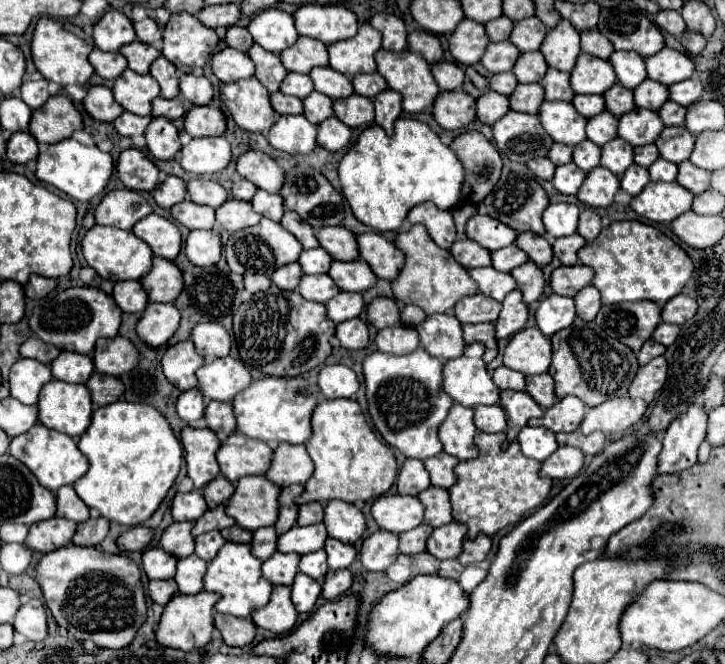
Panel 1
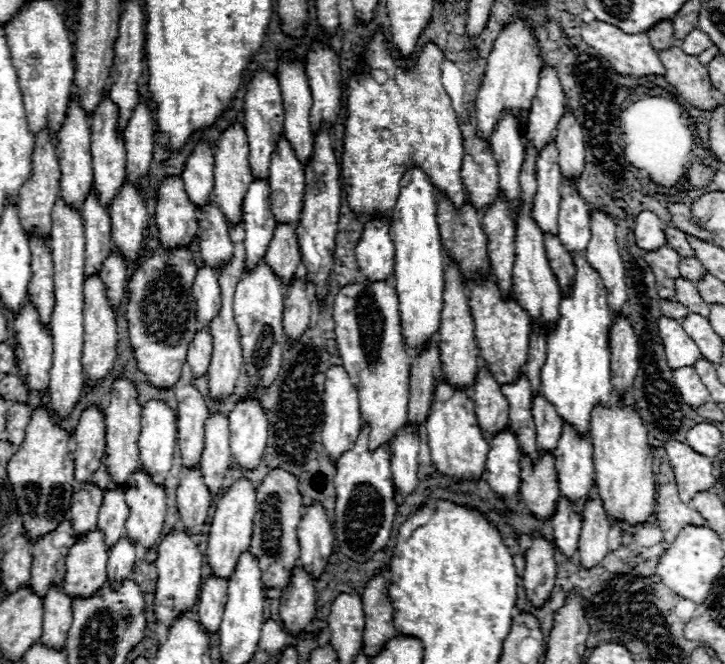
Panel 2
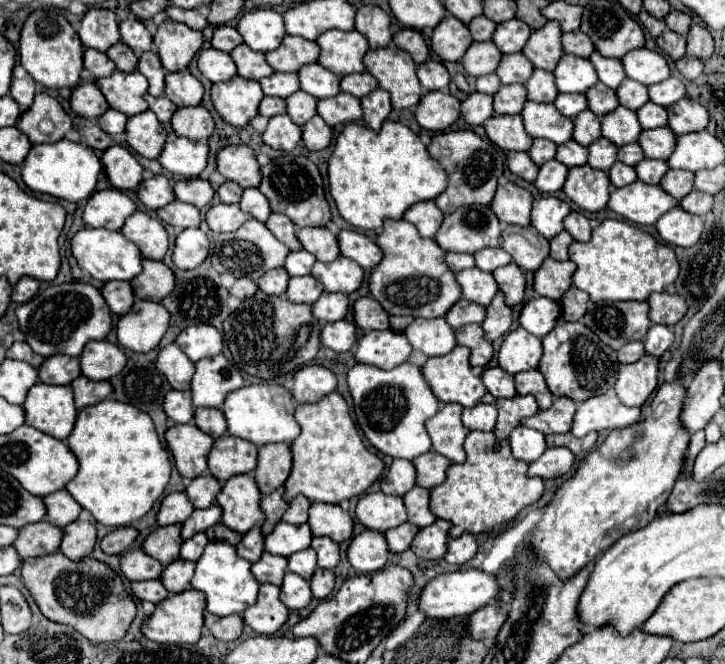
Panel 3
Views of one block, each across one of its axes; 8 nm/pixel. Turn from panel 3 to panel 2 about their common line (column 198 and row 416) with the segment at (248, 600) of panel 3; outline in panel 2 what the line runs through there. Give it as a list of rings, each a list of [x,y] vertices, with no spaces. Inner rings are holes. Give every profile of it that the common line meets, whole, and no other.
[[[582,254],[574,256],[576,282],[570,296],[562,296],[556,330],[546,336],[548,356],[542,366],[542,396],[556,408],[558,416],[576,432],[588,434],[590,414],[596,404],[612,404],[610,384],[610,346],[608,332],[612,314],[606,300],[606,288],[600,276],[588,266]]]

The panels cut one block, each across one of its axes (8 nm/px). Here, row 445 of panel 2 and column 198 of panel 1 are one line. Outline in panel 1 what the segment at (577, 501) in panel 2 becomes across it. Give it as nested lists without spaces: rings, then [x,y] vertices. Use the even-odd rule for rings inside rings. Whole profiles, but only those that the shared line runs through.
[[[196,554],[178,560],[176,568],[176,584],[182,594],[196,594],[202,590],[202,578],[206,572],[206,562],[200,560]]]

